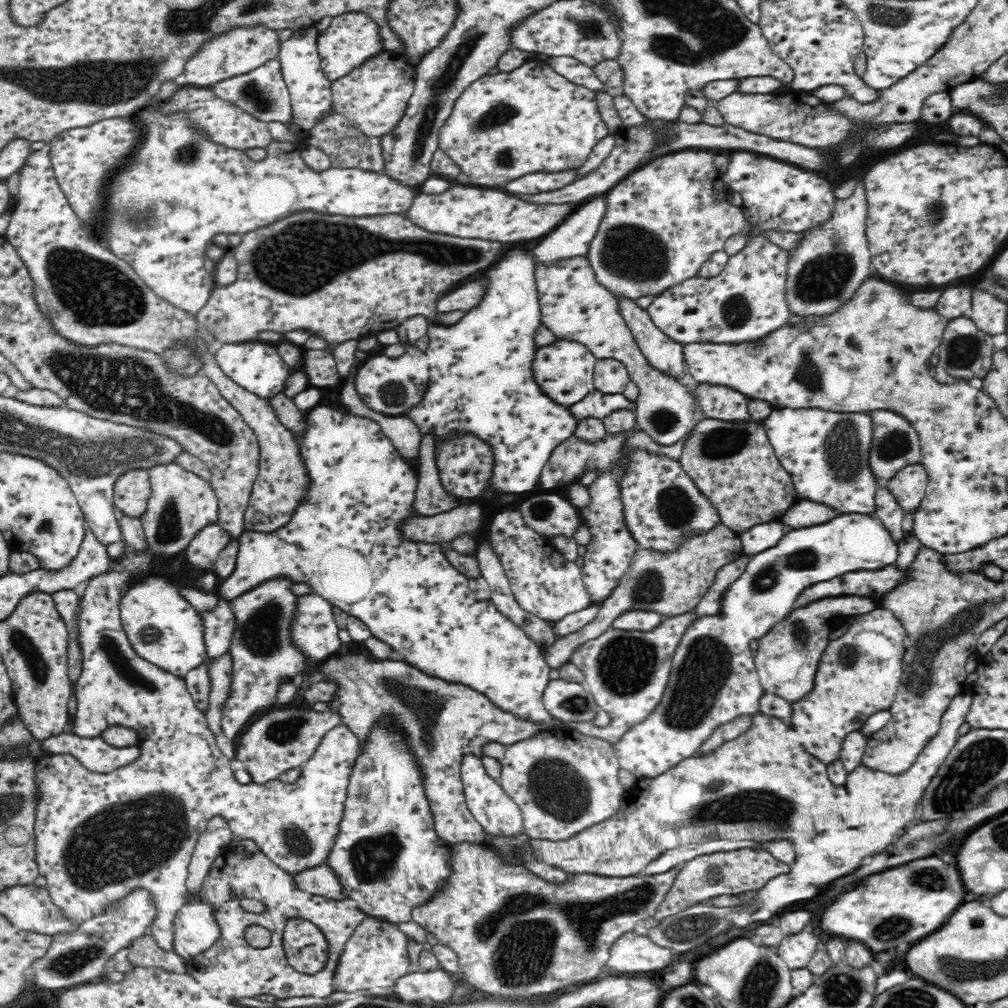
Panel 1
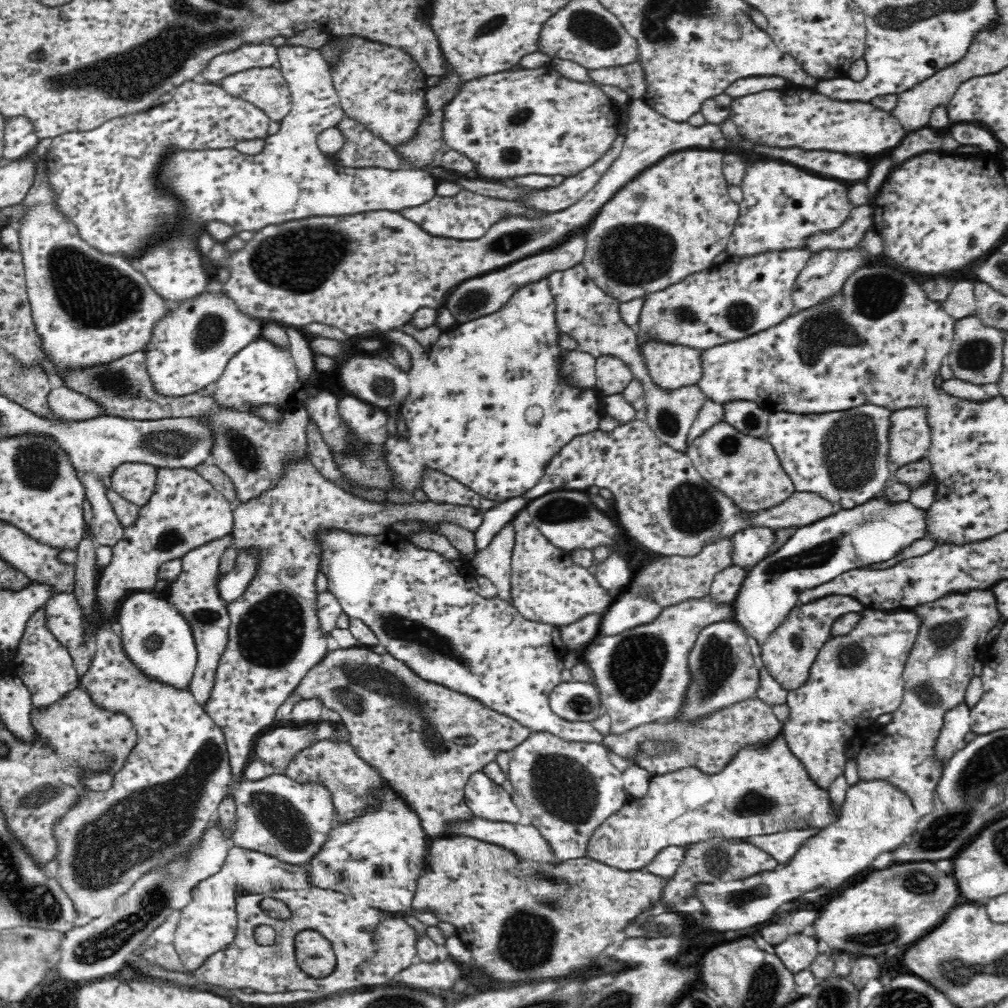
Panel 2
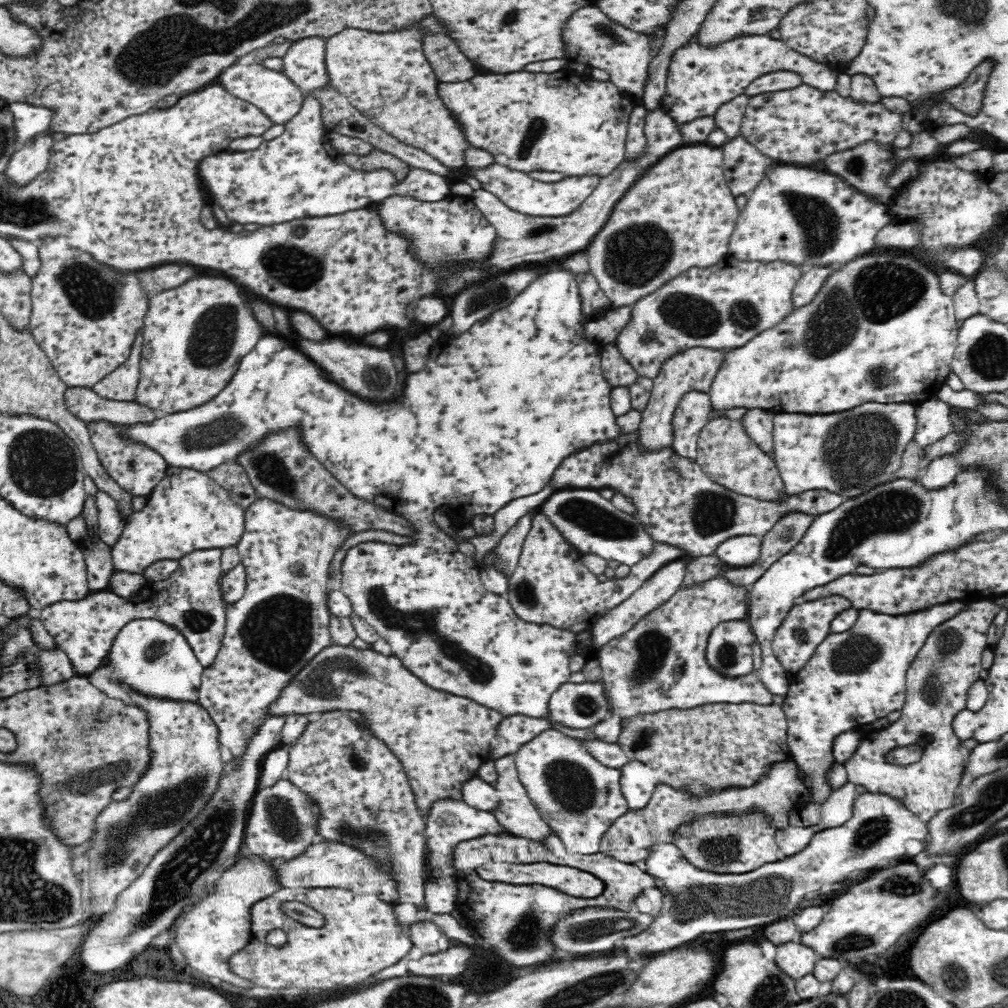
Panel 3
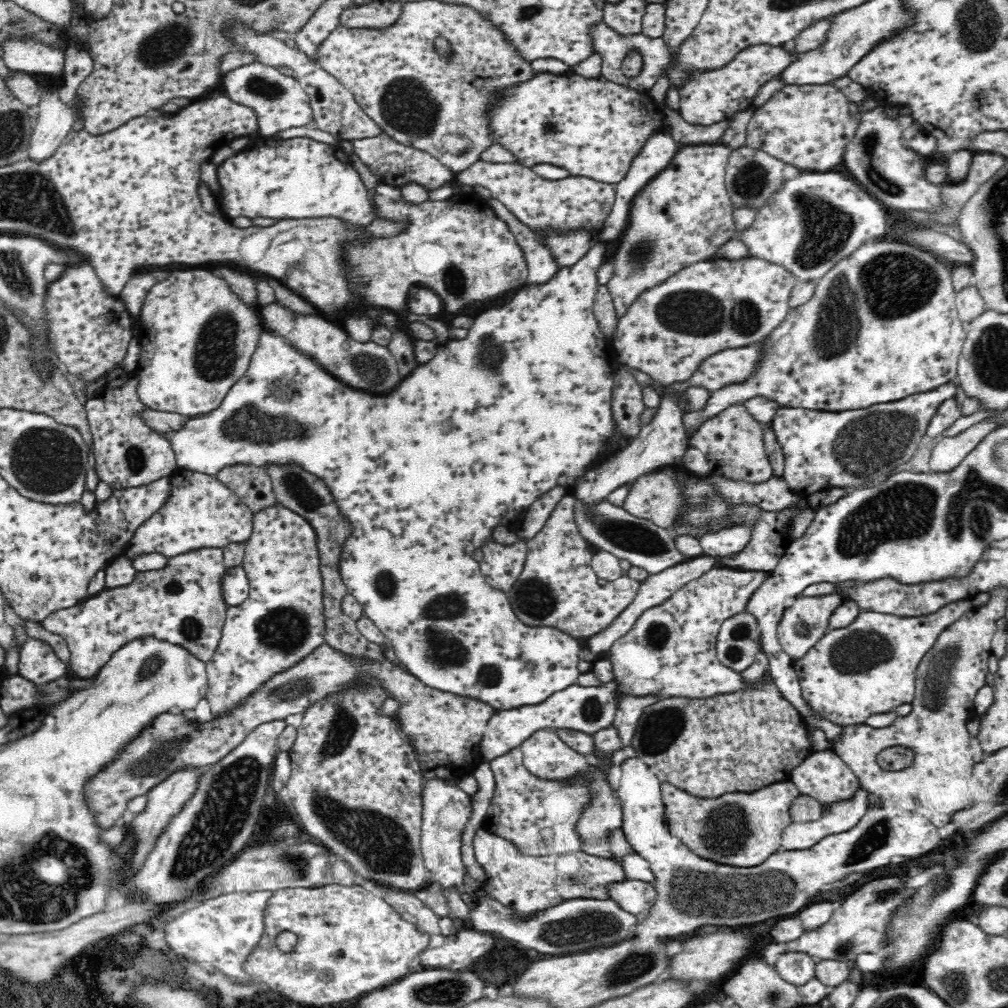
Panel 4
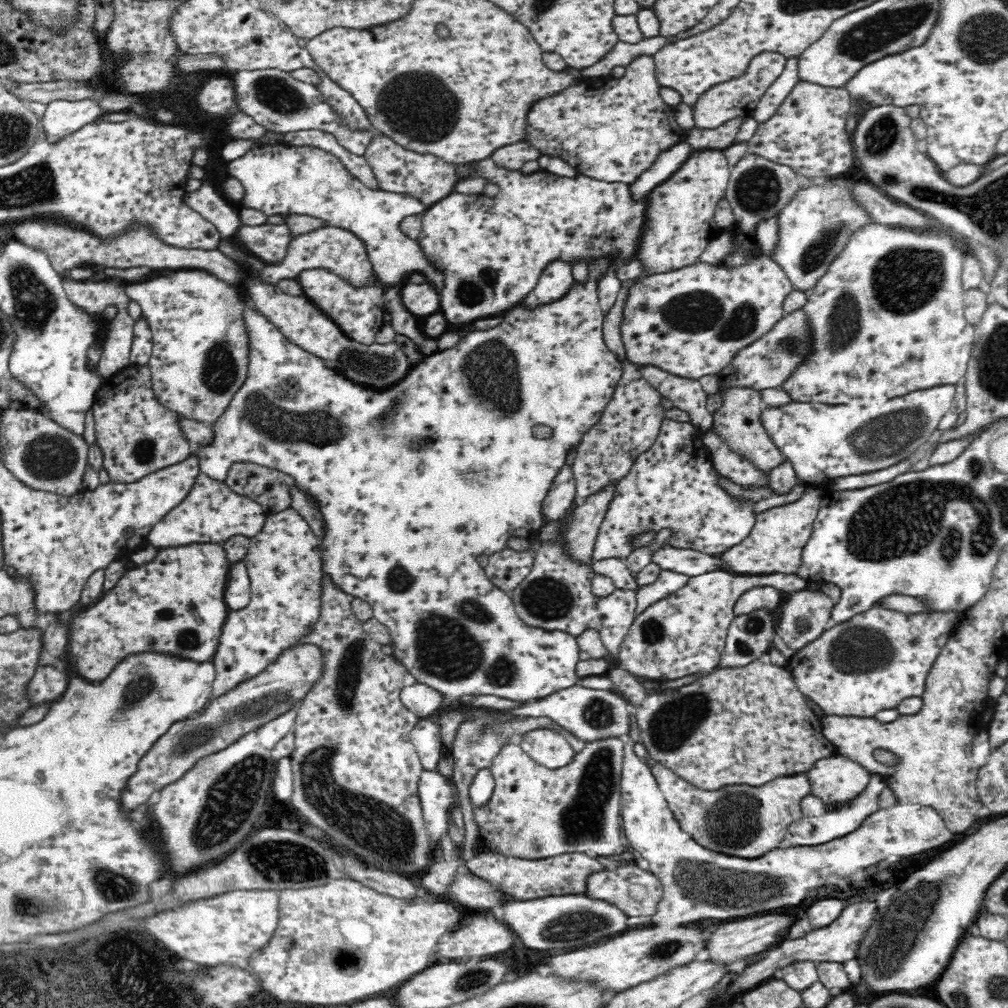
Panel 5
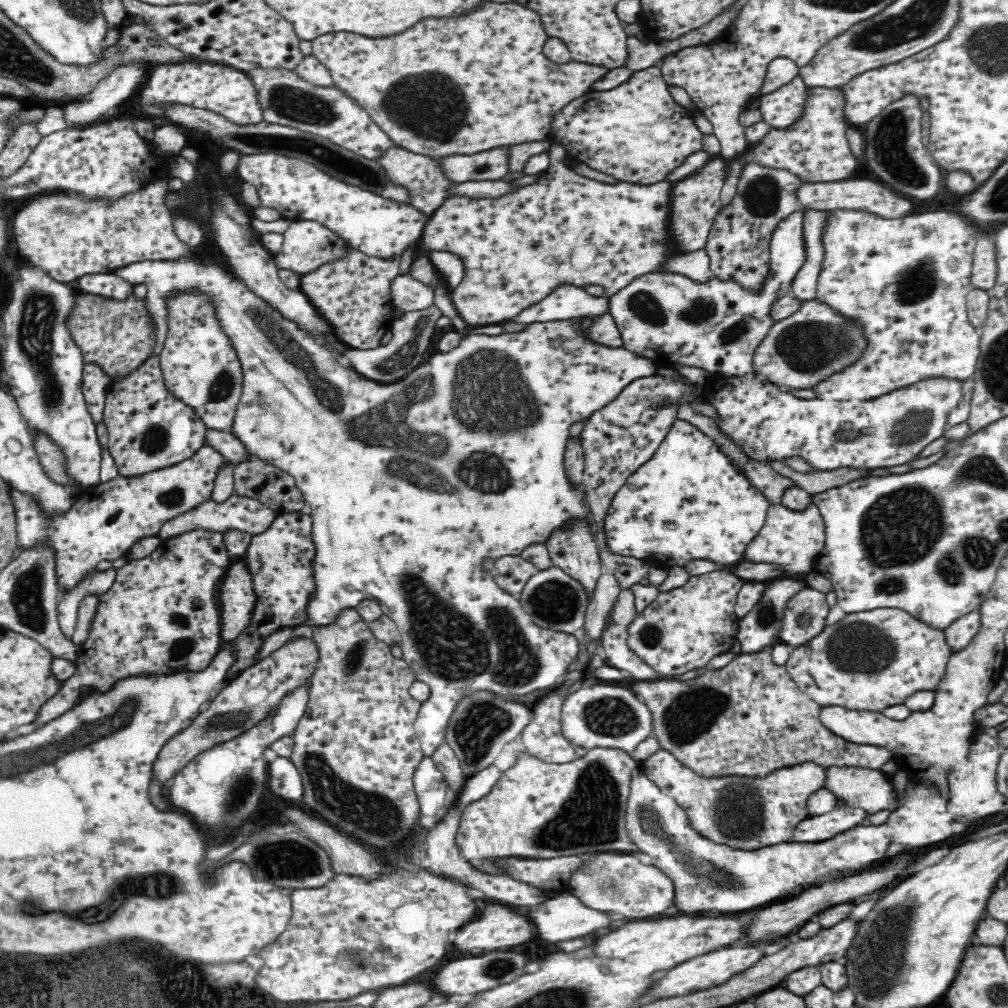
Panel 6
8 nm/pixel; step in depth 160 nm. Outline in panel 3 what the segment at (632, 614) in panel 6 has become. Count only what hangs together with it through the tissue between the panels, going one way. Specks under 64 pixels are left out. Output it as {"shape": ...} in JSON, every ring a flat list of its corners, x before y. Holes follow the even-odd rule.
{"shape":[[534,513,517,568,507,580,507,596,514,612,523,621,550,625,571,633,590,629,601,616,630,598,657,570,684,556,674,546,654,544,652,550,631,567,626,578,607,582,599,582,597,575,582,565,580,558,582,555,566,543,547,516]]}

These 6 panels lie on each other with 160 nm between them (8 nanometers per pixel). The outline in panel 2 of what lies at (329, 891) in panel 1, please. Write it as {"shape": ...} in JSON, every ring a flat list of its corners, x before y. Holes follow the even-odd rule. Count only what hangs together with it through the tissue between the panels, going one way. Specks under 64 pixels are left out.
{"shape":[[231,843,222,870,199,880,190,889,190,900,180,909,173,945,186,965,186,970,196,970,209,954,222,949,234,938,236,893,267,893,276,889,302,890,312,887,309,864,286,864,257,850,248,850]]}

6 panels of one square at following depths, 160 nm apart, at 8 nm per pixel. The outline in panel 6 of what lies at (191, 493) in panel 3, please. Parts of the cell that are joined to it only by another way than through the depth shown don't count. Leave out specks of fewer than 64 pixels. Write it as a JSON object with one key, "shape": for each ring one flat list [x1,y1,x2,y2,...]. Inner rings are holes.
{"shape":[[236,492,228,495,221,503,214,499,199,502,193,509,171,518,160,528,157,536,161,541,189,534,195,531,203,533,226,533,230,530,246,532,252,536,262,534,274,522,275,512,259,500,238,495]]}

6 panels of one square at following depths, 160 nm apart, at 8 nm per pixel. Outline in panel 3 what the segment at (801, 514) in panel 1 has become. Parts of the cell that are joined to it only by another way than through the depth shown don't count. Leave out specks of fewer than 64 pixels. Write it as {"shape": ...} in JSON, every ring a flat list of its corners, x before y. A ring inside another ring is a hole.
{"shape":[[641,430,620,433,614,438,590,443,572,454,566,455,556,467,549,480,549,486,560,491,566,486,572,489,595,489,604,493,621,494,635,508,633,517,640,522,652,543,674,546,682,551,684,558,695,558,713,554,722,542,743,535,763,537,784,516,799,512,808,516,820,516,838,508,845,498,827,490,809,490,798,494,786,494,778,501,764,502,756,498,735,493,714,482,693,459,679,455,672,447,650,449,642,445]]}

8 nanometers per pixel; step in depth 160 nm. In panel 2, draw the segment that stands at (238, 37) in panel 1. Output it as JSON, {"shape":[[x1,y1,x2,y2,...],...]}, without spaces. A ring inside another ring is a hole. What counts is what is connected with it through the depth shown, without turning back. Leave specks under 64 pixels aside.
{"shape":[[271,39,264,42,246,42,236,50,222,52,210,58,197,77,200,82,219,84,224,78,233,76,246,70,259,67,278,65,277,47]]}

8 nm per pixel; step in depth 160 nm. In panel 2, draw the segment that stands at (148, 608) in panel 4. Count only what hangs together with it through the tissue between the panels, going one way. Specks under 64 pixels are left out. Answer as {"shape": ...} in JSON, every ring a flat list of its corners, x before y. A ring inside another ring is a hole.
{"shape":[[232,533,226,534,222,538,211,539,210,542,203,543,195,550,184,554,181,558,182,571,172,582,172,589,162,593,165,598,174,602,192,627,198,659,187,689,203,707,213,694,214,678,229,641,231,620,228,604,220,597,217,580,221,576,219,574,220,560,225,551,233,545,233,538],[60,592,49,598,44,605,50,630,66,645,77,666,78,674,83,675,94,654,93,651,85,649,81,640,82,631,87,624,82,618,76,597,72,593]]}

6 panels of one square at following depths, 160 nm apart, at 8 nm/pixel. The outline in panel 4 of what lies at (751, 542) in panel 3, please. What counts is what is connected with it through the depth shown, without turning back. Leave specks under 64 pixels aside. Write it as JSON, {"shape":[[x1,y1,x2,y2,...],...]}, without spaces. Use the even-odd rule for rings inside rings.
{"shape":[[734,527,718,533,711,533,699,538,704,555,716,559,737,557,745,550,752,539,752,530,746,527]]}

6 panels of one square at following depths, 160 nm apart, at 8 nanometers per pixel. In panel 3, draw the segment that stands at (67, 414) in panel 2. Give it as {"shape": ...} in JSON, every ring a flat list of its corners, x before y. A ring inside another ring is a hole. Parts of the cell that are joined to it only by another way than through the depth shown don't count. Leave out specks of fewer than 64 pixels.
{"shape":[[70,386,63,392,64,402,78,420,109,422,125,425,139,422,152,422,160,413,136,402,116,402,100,398,91,388]]}

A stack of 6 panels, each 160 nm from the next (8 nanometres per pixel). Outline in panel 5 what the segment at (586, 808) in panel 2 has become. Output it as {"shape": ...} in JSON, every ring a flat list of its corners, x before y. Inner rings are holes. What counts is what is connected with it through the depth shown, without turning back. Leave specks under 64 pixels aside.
{"shape":[[549,728,530,730,516,741,536,764,550,770,568,766,577,754,559,732]]}

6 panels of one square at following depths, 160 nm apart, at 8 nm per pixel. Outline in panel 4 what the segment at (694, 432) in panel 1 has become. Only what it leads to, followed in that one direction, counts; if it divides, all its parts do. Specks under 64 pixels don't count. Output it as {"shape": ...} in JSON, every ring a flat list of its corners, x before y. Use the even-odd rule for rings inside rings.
{"shape":[[743,404,730,406,729,409,702,422,689,444,694,445,704,454,706,462,710,465,709,476,746,482,748,485,762,484,775,476,767,451,764,450,760,424,747,414]]}

